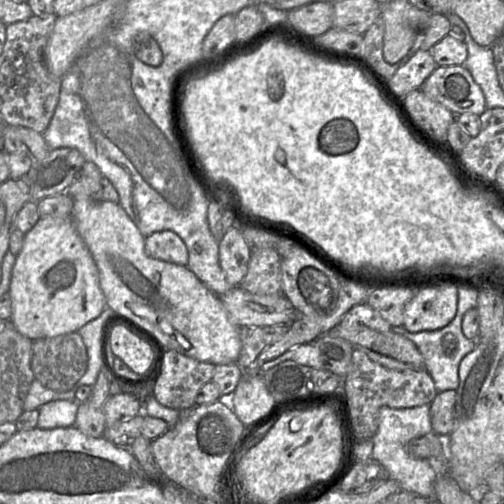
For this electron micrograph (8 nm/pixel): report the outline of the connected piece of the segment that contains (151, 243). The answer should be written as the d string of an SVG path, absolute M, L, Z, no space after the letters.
M164 230L147 236L145 238L145 251L152 258L178 265L187 265L186 245L173 231Z

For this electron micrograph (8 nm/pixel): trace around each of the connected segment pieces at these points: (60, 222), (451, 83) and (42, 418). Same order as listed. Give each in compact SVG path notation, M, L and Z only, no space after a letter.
M41 217L25 234L23 247L16 255L12 268L8 294L12 309L10 321L19 333L31 340L78 332L85 324L101 315L106 301L99 284L98 268L72 218Z
M438 66L424 81L420 90L455 115L470 113L480 116L486 110L485 98L465 66Z
M56 400L39 408L37 428L43 430L67 428L75 425L79 403L68 400Z

